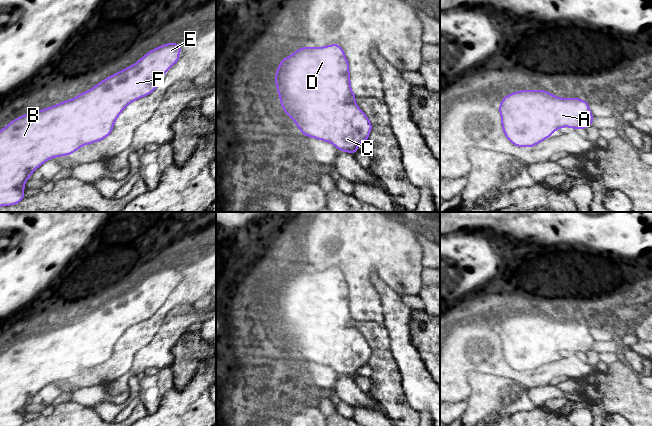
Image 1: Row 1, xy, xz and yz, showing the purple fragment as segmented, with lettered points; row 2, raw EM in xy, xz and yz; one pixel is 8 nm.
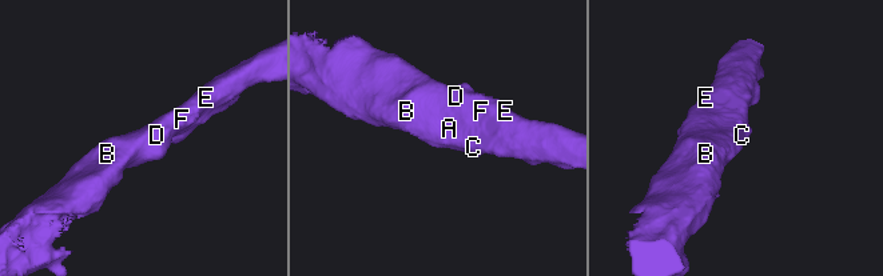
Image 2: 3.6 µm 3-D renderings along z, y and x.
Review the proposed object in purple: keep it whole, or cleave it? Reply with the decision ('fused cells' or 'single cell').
single cell

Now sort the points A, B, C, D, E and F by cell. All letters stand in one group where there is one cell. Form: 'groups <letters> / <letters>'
groups A B C D E F

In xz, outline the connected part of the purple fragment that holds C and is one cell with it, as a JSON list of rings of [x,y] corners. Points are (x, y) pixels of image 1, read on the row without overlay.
[[[340,269],[302,271],[293,276],[280,286],[275,308],[284,336],[294,344],[303,359],[329,366],[338,374],[351,378],[358,375],[361,366],[368,364],[372,348],[354,324],[357,320],[351,314],[349,287]]]

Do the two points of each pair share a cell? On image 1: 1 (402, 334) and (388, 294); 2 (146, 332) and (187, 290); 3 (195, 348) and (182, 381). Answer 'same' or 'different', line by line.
1: same
2: same
3: same

